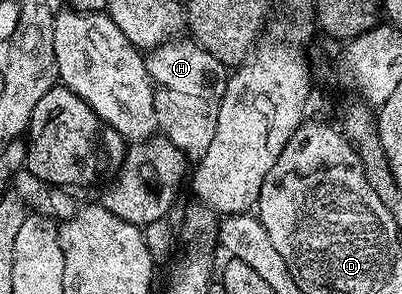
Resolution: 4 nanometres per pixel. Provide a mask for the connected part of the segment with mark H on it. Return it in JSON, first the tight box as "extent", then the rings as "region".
{"extent":[145,37,227,160],"region":[[[185,37],[152,48],[145,55],[145,68],[154,85],[153,100],[160,134],[184,151],[190,160],[200,159],[207,145],[211,145],[211,137],[215,137],[215,121],[223,101],[227,68]]]}

